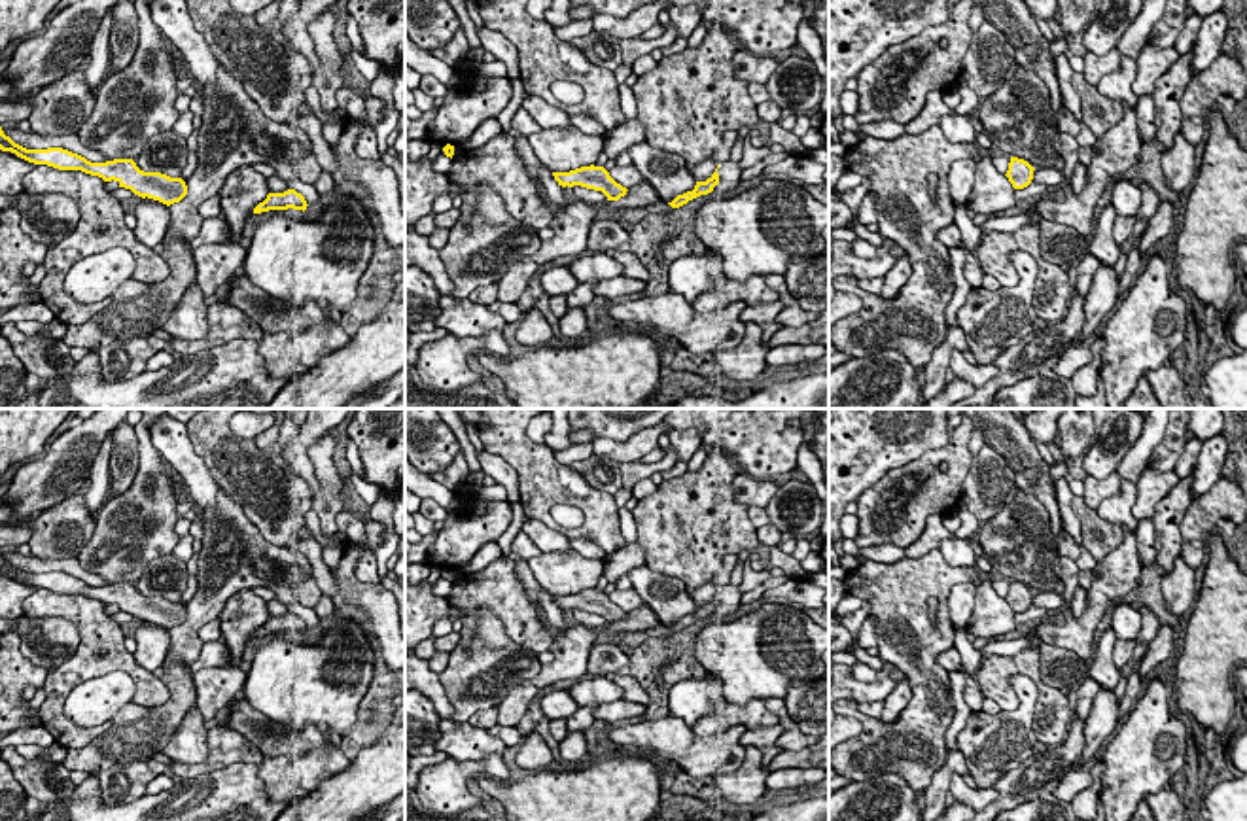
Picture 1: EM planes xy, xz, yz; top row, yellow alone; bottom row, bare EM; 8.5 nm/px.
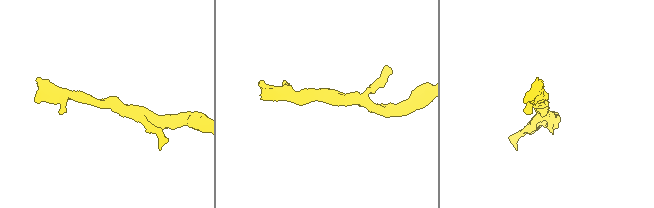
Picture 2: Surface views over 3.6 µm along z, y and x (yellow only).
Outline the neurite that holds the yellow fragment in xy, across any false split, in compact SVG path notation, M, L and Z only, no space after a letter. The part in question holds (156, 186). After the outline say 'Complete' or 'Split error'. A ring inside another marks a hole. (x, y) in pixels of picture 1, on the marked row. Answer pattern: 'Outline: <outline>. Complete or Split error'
Outline: M0 127L0 149L11 151L17 157L34 163L47 165L59 170L81 170L91 176L98 176L104 182L117 182L119 187L131 189L142 199L153 199L167 206L180 202L187 195L187 185L182 178L170 178L161 172L144 172L132 159L114 159L106 163L91 163L85 157L62 148L26 149L15 144L4 134Z. Complete

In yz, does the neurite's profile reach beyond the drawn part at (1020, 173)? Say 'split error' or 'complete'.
complete

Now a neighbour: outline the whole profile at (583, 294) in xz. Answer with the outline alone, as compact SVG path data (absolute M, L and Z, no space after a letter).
M583 282L571 293L568 293L568 308L585 308L594 299L594 284L596 282Z

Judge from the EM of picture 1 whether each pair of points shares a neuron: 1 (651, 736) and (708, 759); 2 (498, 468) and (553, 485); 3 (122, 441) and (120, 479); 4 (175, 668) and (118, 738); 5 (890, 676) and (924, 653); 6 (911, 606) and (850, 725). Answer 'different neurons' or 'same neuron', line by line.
1: same neuron
2: different neurons
3: same neuron
4: same neuron
5: different neurons
6: different neurons

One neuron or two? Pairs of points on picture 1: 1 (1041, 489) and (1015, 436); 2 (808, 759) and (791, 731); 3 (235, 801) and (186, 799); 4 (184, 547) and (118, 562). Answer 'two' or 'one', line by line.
1: one
2: two
3: one
4: two

